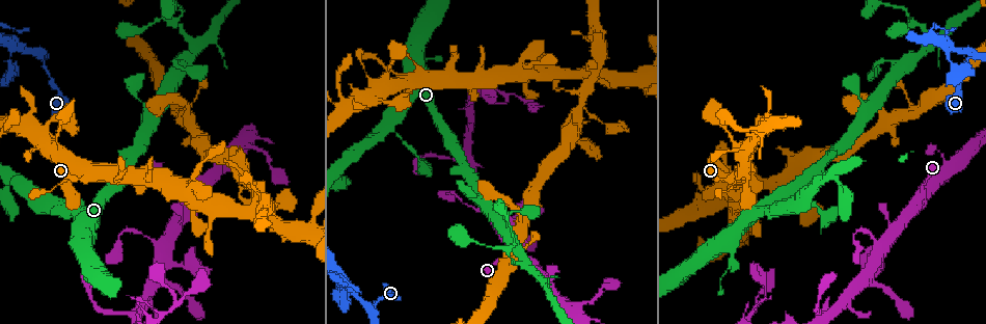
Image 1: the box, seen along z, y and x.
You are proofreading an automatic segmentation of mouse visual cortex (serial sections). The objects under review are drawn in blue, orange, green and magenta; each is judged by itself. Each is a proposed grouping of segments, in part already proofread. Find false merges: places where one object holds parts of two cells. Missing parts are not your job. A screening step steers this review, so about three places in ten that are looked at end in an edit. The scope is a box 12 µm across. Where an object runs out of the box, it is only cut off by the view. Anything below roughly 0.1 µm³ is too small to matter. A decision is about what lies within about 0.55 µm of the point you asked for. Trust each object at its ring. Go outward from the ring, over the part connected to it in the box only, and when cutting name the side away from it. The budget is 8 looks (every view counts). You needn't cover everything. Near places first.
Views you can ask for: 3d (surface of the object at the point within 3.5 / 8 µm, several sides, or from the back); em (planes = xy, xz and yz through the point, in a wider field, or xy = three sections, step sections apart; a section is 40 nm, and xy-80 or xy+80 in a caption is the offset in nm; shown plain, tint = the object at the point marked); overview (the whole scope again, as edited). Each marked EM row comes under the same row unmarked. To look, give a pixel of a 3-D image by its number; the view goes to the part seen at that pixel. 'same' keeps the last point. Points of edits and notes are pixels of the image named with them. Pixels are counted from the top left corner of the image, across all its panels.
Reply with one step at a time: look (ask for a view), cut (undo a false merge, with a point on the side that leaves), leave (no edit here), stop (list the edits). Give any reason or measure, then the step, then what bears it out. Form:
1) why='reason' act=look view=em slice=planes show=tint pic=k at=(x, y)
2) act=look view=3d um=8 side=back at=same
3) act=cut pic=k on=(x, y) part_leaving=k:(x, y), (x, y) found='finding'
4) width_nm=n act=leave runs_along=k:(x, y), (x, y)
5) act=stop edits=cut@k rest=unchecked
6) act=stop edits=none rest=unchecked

why='narrows sharply' act=look view=3d um=3.5 pic=1 at=(415, 156)

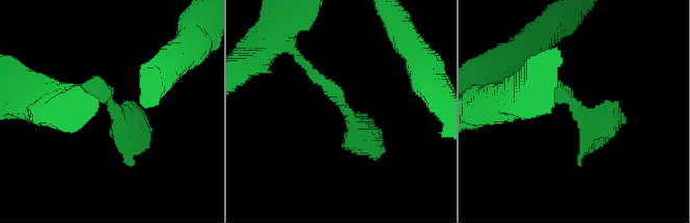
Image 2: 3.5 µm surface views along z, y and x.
act=look view=em slice=xy step=3 show=tint pic=2 at=(344, 106)

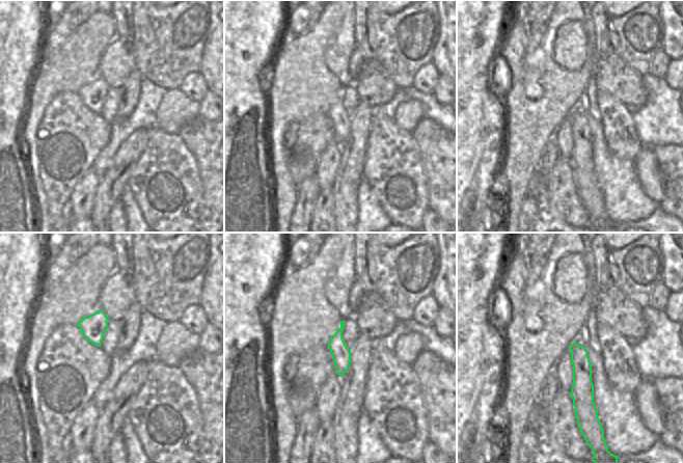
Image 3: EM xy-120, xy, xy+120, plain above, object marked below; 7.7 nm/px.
act=leave runs_along=2:(299, 59), (382, 149) found='continuous, no second cell'

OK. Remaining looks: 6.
why='three arms meet' act=look view=3d um=3.5 pic=1 at=(504, 95)

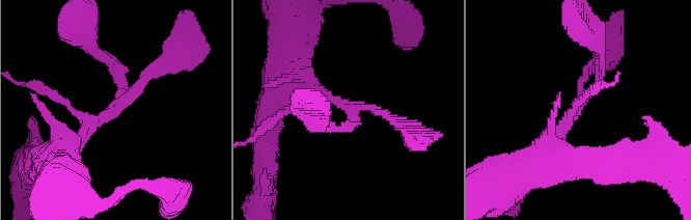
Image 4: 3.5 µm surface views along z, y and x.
arms=3 arm_widths_nm=150,150,200 why='need the tissue' act=look view=em slice=xy step=2 show=tint pic=4 at=(351, 109)

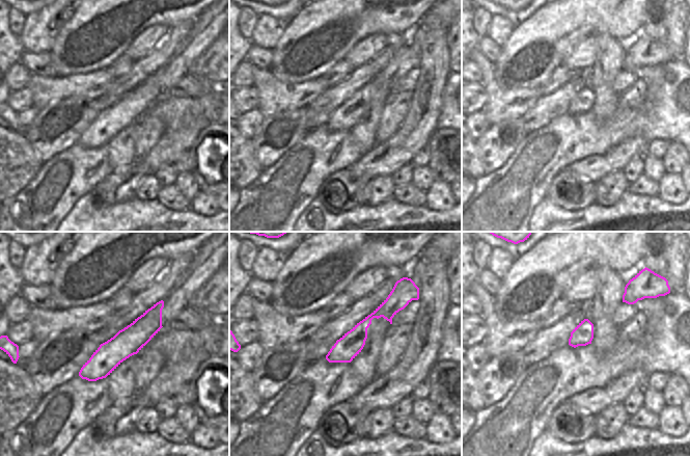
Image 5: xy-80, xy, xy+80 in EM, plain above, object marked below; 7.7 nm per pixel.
width_nm=190 act=leave runs_along=5:(161, 303), (120, 347), (82, 374) found='all the same cell'

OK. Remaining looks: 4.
why='branch point' act=look view=3d um=3.5 side=back pic=1 at=(580, 75)

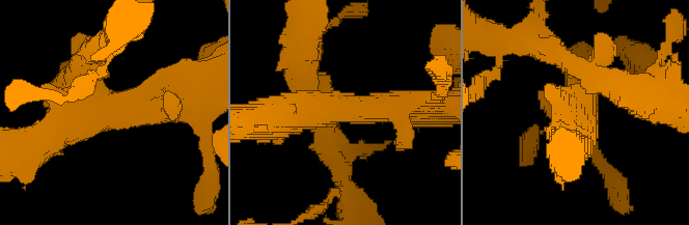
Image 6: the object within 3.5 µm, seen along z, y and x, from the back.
why='shape alone is not enough' act=look view=em slice=xy step=3 show=tint pic=6 at=(106, 105)

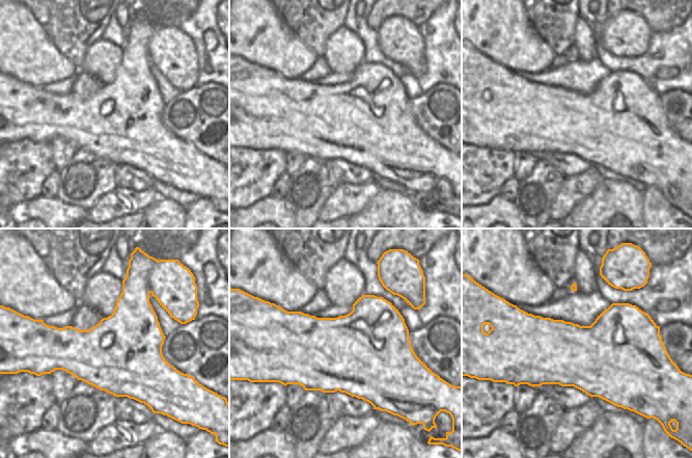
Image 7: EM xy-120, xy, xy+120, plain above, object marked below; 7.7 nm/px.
act=cut pic=6 on=(328, 142) border=7:(148, 276), (148, 289), (150, 292) found='a second cell is stuck on'

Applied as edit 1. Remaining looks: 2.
act=stop edits=cut@6 rest=unchecked

